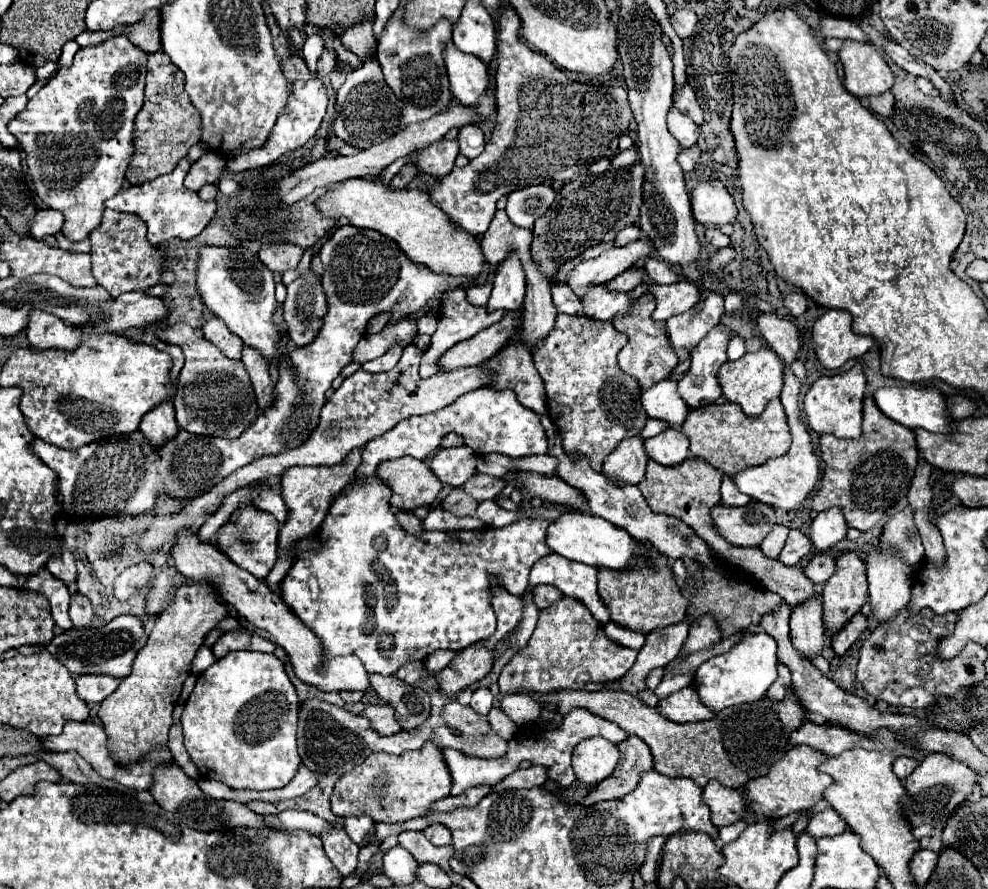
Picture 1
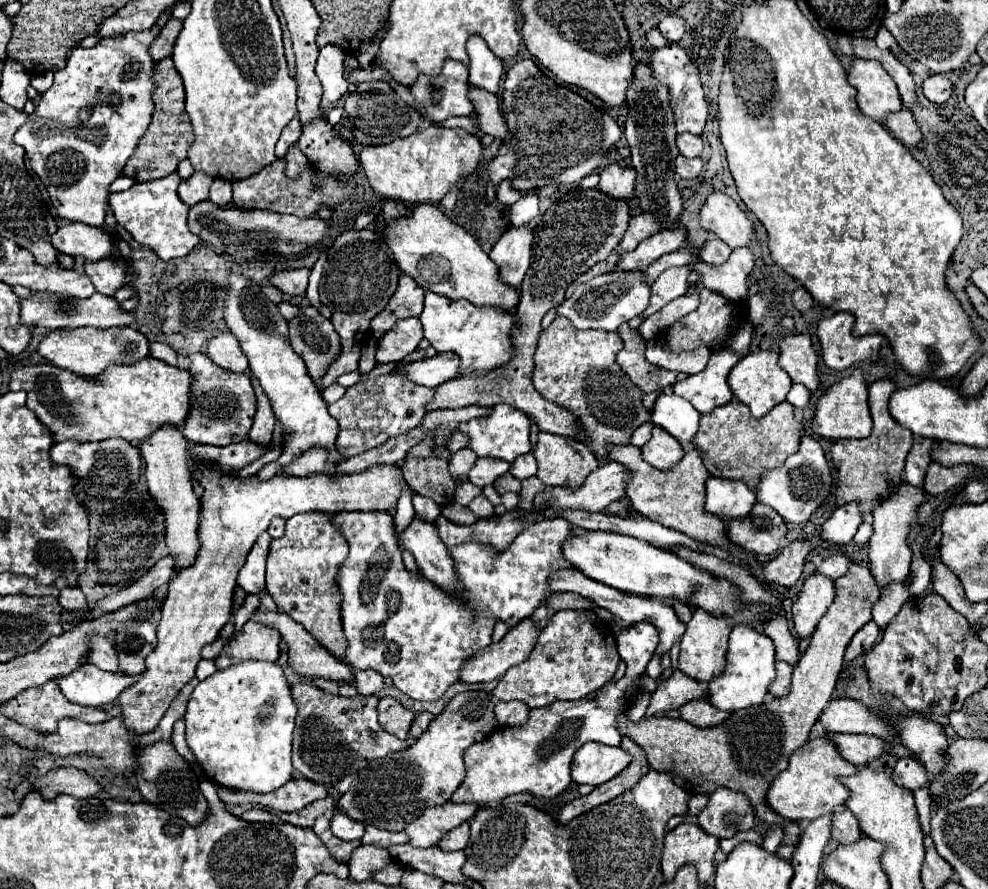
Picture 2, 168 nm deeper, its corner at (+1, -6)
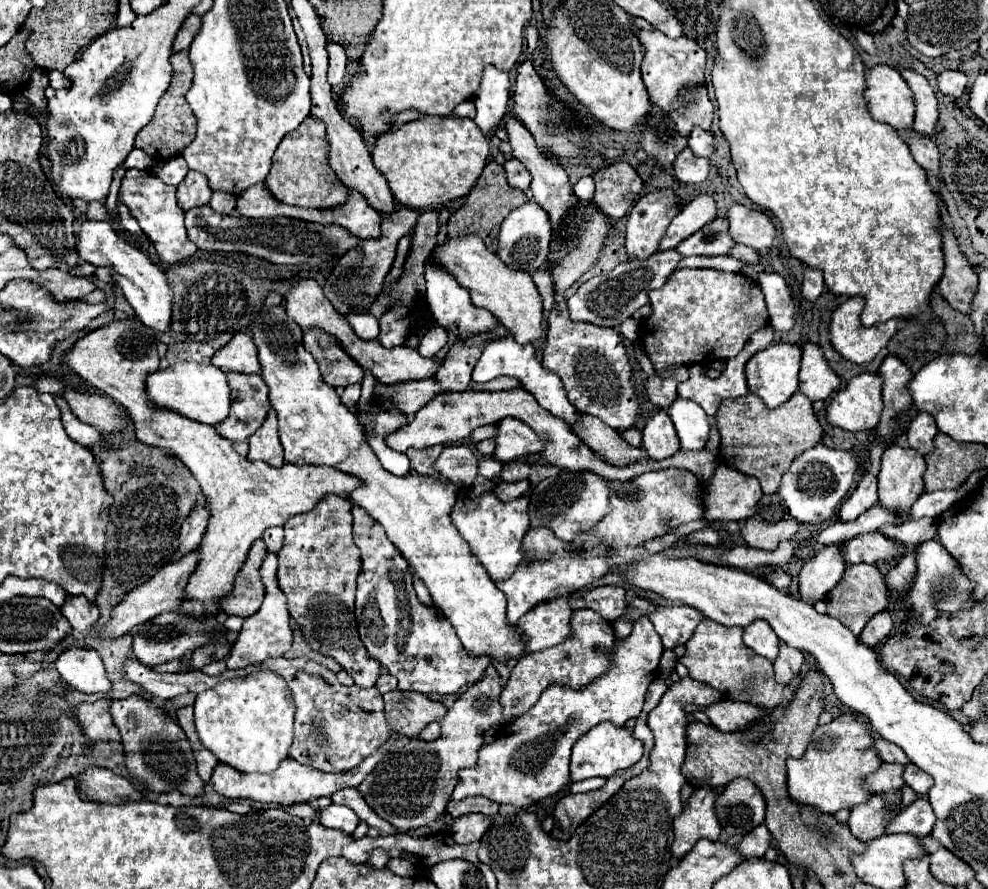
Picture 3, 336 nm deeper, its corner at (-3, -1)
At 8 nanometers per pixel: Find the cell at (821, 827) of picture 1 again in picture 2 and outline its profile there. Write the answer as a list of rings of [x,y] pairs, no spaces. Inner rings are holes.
[[[844,809],[844,811],[836,811],[832,817],[832,831],[830,831],[830,839],[846,845],[852,841],[860,839],[860,827],[858,827],[858,819],[854,819],[854,815]]]

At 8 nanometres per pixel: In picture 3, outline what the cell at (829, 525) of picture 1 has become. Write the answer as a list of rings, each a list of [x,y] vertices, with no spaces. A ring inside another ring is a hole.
[[[866,472],[860,478],[856,490],[850,494],[850,498],[844,500],[844,504],[840,508],[840,520],[842,522],[856,520],[862,512],[866,512],[876,502],[878,502],[878,478],[870,472]]]

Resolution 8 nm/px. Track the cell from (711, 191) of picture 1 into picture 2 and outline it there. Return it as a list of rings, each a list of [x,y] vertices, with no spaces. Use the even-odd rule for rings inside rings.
[[[710,193],[700,209],[700,225],[728,243],[732,249],[746,247],[754,227],[746,213],[724,193]]]

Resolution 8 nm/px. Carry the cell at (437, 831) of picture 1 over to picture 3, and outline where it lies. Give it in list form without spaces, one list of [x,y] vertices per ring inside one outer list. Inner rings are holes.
[[[464,814],[454,820],[452,836],[458,844],[470,844],[480,840],[490,826],[492,826],[492,818],[484,814]]]

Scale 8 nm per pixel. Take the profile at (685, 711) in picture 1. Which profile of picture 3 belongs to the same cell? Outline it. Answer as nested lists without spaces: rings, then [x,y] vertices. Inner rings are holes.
[[[714,702],[706,710],[706,716],[712,720],[712,724],[722,730],[722,732],[736,732],[736,730],[746,730],[752,722],[764,718],[768,714],[766,710],[746,704],[746,702]]]

